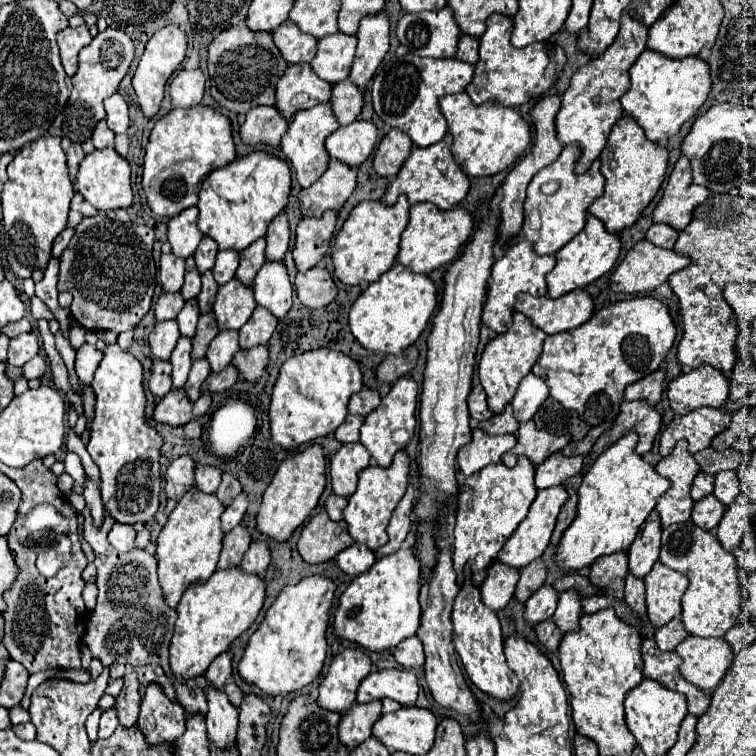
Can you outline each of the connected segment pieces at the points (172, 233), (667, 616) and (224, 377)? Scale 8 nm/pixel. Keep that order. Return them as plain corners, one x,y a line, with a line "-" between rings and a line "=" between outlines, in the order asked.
187,207
169,221
169,243
177,257
189,257
195,253
203,235
197,231
197,207
=
657,561
645,577
645,587
647,617
653,627
663,627
681,613
681,597
689,587
689,579
=
227,365
227,367
225,367
223,371
219,371
217,375
213,375
213,373
209,375
205,389
211,391
211,393
225,391
225,389
229,389
229,387
237,381
237,377
239,377
239,371
237,371
233,365

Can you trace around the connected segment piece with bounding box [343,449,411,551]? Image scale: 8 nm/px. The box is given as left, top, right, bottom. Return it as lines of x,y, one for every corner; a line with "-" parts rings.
397,451
393,463
387,469
379,469
377,465
369,465
359,473
359,485
353,497
349,497
349,505
343,509
343,519
349,523
349,533
357,543
365,543
371,551
387,543
385,529
389,525
391,513
401,501
401,497
407,491
409,485
409,471
411,471
411,459
407,451

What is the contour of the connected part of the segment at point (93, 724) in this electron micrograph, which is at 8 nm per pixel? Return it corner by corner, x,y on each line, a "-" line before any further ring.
95,709
89,717
87,717
87,733
91,741
97,741
97,733
99,733
99,717
101,717
101,709

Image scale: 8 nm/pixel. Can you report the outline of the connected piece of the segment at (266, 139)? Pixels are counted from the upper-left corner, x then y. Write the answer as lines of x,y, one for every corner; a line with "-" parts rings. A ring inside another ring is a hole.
253,107
247,113
239,135
245,143
267,143
277,147
281,135
287,131
289,121
275,107

